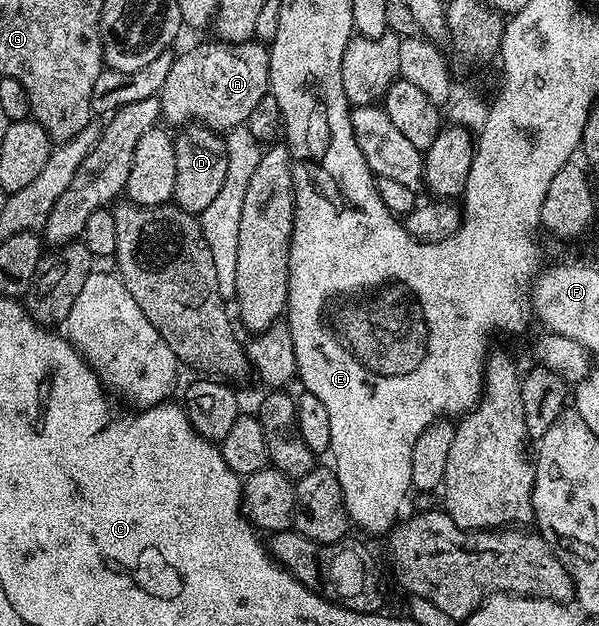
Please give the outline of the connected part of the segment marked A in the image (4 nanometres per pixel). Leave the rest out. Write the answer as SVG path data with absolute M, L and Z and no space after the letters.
M254 38L240 44L214 43L199 44L188 52L180 51L173 66L169 66L169 75L158 94L159 111L168 125L198 122L226 134L232 128L246 125L257 102L268 95L271 71L266 43Z

